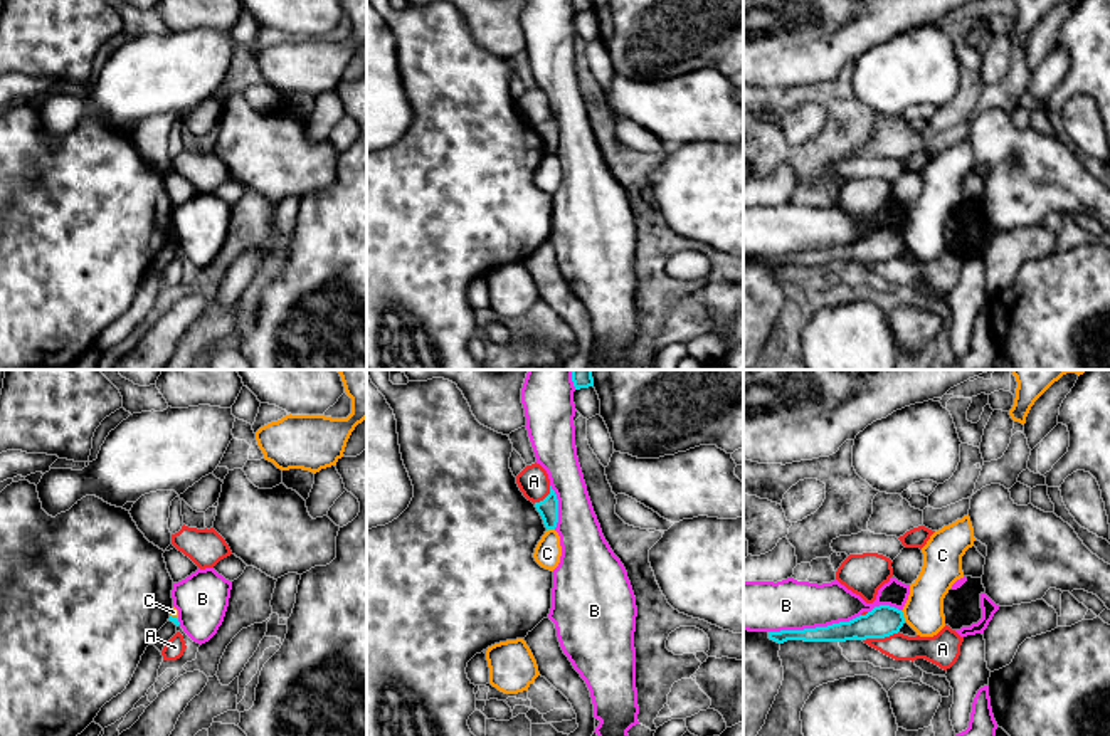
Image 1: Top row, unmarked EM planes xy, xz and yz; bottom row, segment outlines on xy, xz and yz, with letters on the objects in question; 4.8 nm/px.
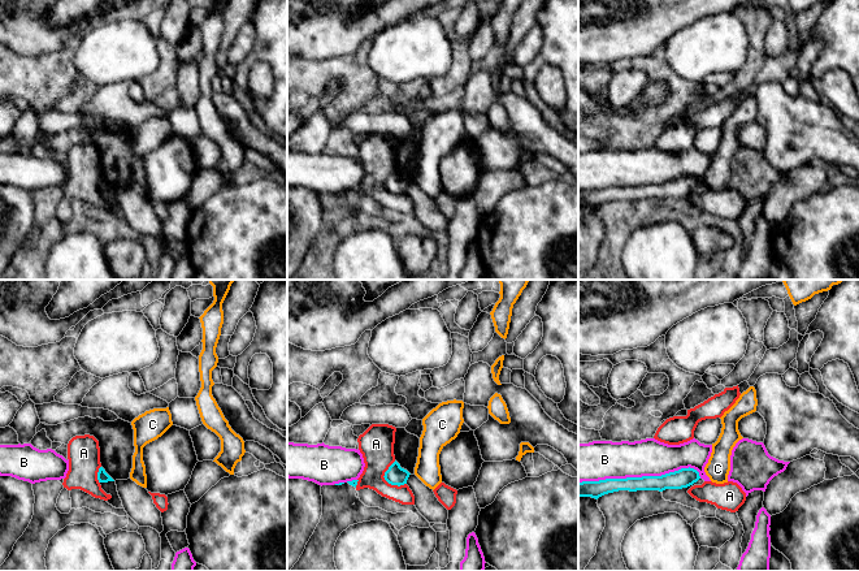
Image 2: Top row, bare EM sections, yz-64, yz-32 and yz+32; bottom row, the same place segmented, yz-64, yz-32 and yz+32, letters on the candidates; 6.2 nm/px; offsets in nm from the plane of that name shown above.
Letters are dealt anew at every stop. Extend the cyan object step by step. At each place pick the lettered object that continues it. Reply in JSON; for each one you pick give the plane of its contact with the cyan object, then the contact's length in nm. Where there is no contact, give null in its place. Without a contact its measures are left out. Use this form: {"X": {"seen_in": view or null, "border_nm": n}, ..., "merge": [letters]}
{"merge": []}

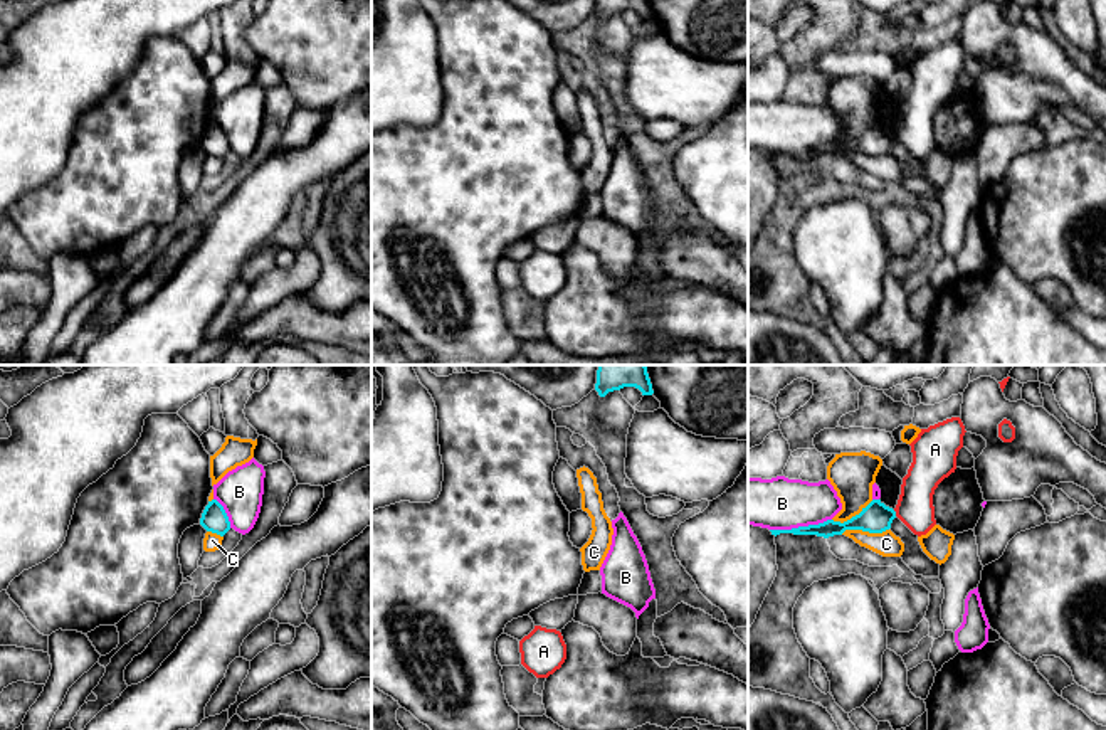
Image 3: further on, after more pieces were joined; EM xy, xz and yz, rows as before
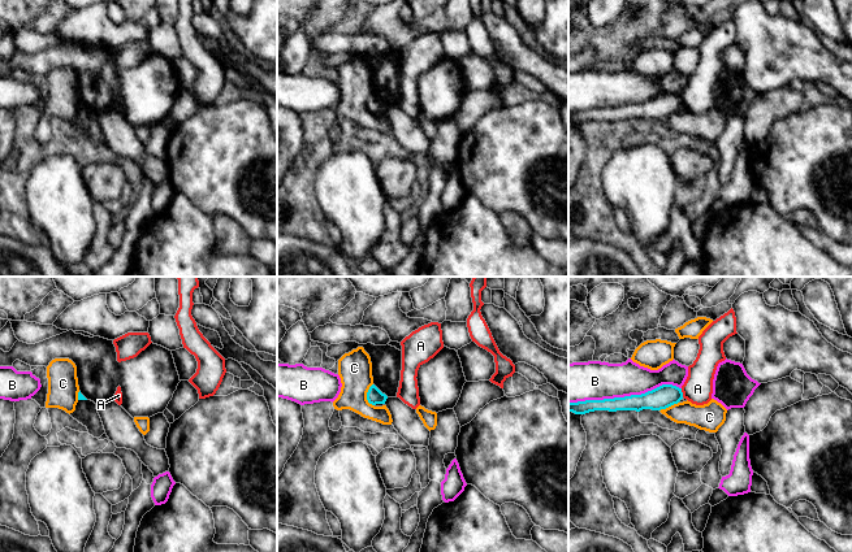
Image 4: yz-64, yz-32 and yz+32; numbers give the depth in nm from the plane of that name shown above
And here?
{"merge": []}

